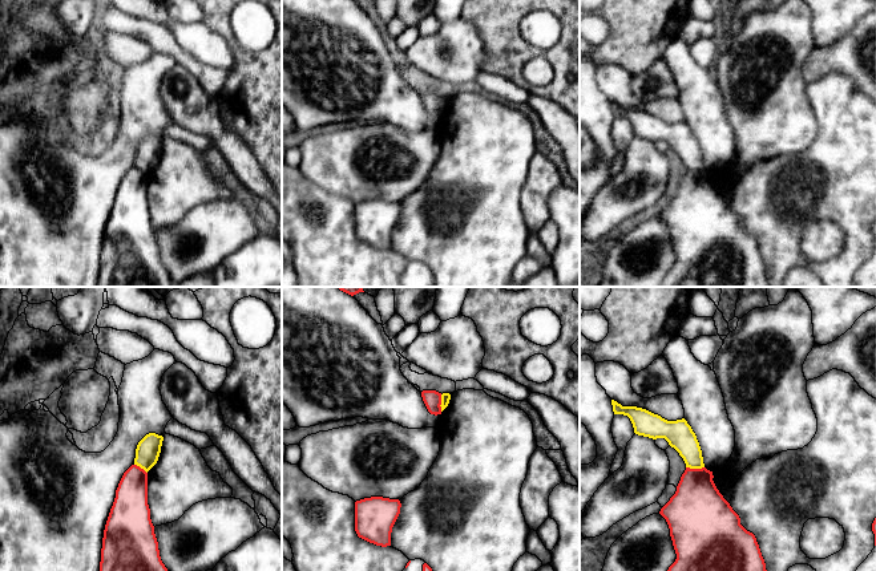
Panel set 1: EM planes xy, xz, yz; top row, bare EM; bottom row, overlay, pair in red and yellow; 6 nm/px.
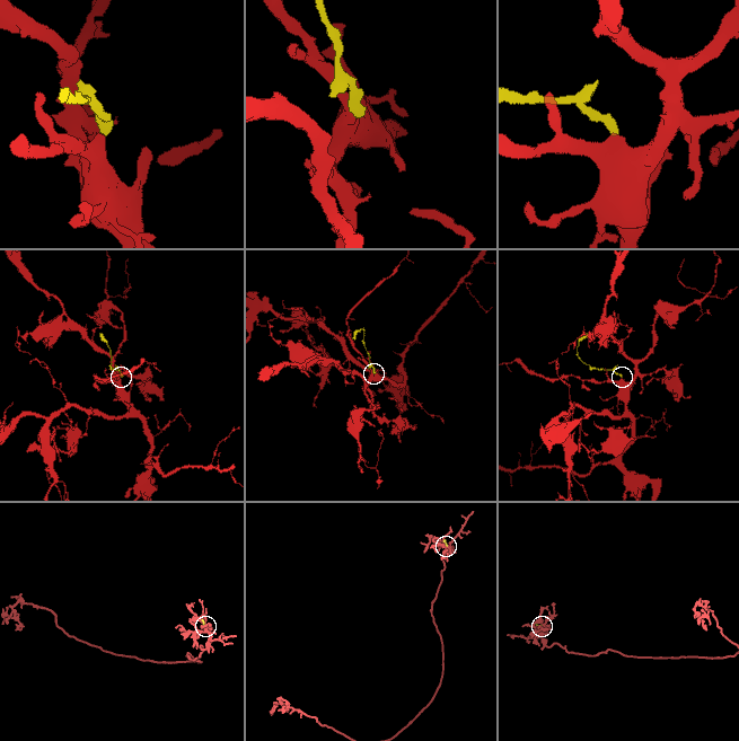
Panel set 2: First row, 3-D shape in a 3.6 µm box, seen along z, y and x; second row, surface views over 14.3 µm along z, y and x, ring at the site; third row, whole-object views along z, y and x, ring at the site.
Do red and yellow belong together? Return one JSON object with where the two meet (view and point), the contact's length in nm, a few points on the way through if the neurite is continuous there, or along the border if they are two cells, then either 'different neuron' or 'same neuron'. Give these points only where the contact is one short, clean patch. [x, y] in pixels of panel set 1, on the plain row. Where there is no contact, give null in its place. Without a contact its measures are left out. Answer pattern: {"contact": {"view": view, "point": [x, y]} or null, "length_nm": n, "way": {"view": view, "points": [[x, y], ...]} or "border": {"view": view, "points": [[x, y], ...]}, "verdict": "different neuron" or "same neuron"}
{"contact": {"view": "yz", "point": [695, 171]}, "length_nm": 110, "border": {"view": "yz", "points": [[686, 169], [703, 170]]}, "verdict": "different neuron"}

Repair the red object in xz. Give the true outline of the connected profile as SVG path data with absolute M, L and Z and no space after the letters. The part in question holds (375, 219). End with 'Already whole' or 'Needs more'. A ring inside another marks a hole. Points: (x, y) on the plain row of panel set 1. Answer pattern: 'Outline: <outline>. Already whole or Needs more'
Outline: M371 199L355 204L355 234L376 248L391 248L392 230L400 216L399 202Z. Already whole

